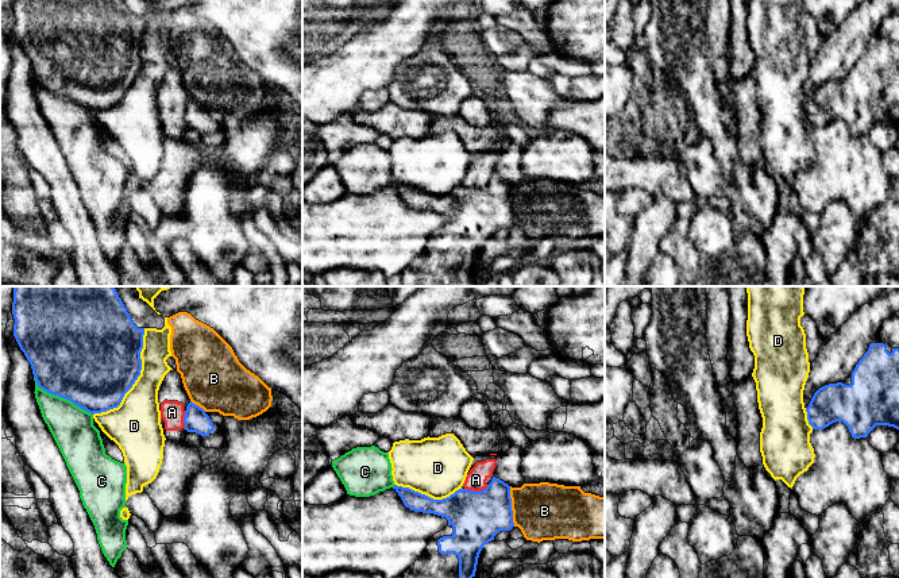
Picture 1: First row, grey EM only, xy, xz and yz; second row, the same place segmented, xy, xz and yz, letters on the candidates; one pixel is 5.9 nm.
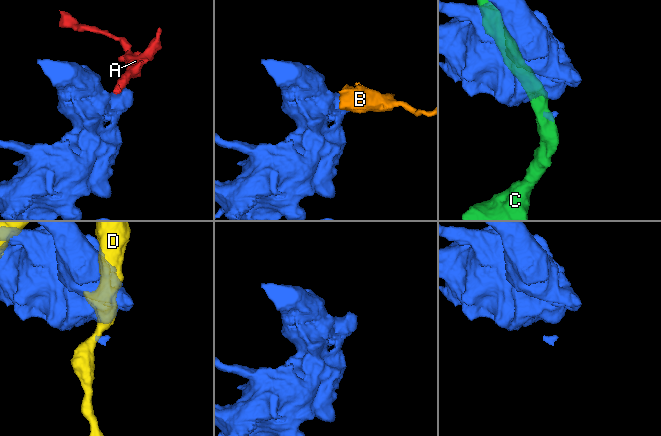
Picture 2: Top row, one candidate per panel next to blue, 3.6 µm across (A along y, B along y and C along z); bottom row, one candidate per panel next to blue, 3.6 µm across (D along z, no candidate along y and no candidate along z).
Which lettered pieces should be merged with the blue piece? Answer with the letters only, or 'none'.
none

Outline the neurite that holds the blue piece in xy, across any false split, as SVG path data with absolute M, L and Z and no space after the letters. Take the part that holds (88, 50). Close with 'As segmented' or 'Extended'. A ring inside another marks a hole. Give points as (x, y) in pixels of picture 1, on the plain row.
M12 0L13 34L40 86L94 112L117 105L142 68L144 26L138 26L123 0Z. As segmented

